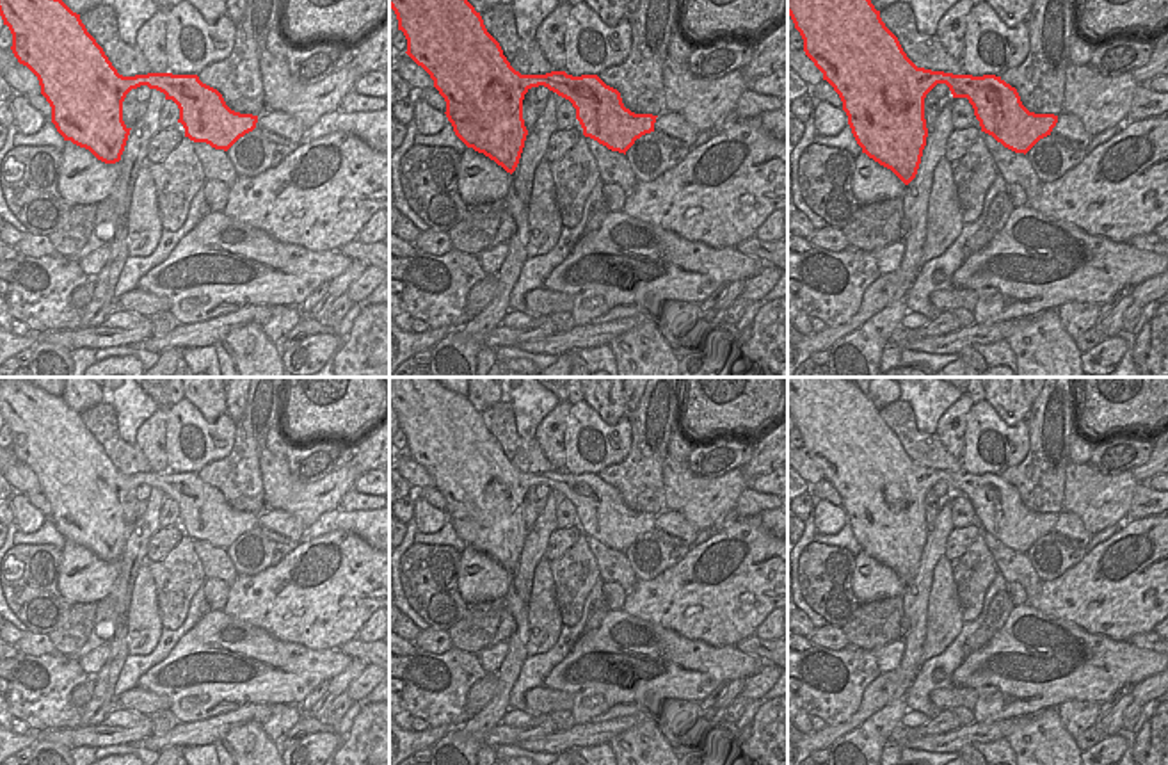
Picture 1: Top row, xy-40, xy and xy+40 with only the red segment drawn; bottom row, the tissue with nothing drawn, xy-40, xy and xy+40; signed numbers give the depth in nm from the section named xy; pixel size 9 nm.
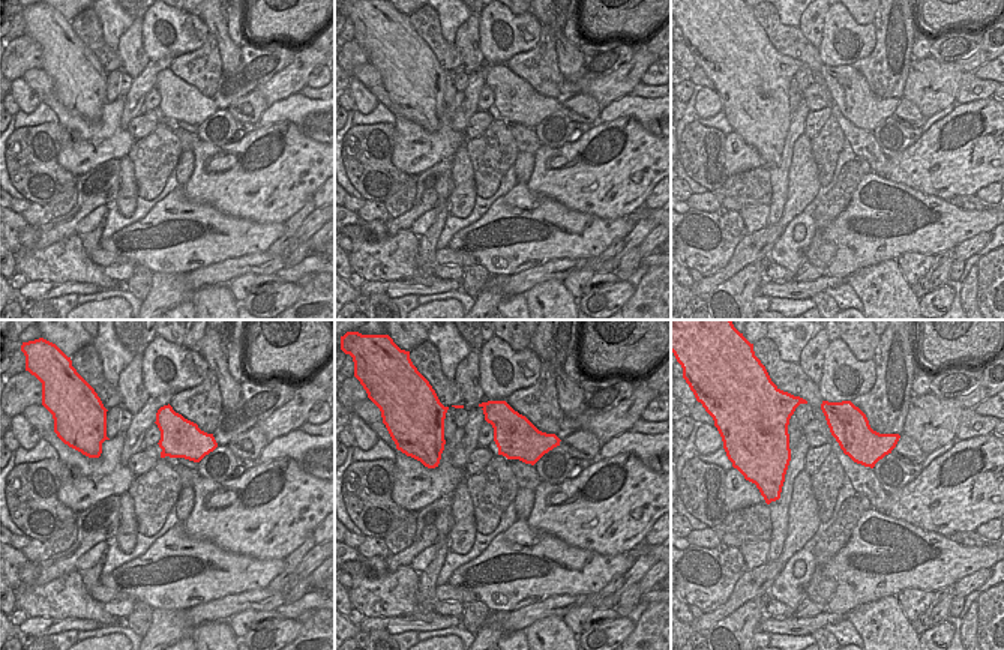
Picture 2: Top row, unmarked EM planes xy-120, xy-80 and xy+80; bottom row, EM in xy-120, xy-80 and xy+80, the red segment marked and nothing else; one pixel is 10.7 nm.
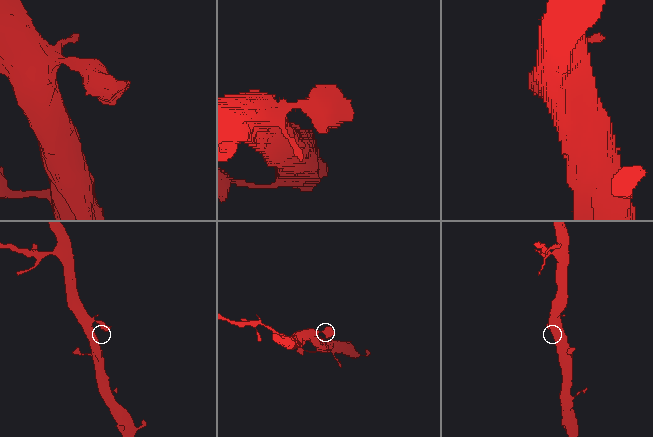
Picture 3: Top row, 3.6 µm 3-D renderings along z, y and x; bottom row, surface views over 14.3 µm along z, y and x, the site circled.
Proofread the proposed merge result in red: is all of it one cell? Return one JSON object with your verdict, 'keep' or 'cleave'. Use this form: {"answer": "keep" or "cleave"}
{"answer": "keep"}

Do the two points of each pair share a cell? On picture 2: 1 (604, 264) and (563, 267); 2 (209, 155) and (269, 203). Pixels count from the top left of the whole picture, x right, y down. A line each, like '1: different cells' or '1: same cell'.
1: same cell
2: same cell

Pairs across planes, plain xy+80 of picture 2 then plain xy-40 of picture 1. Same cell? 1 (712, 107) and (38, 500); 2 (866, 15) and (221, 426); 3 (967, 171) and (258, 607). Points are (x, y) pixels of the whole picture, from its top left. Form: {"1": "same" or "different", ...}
{"1": "different", "2": "different", "3": "same"}

